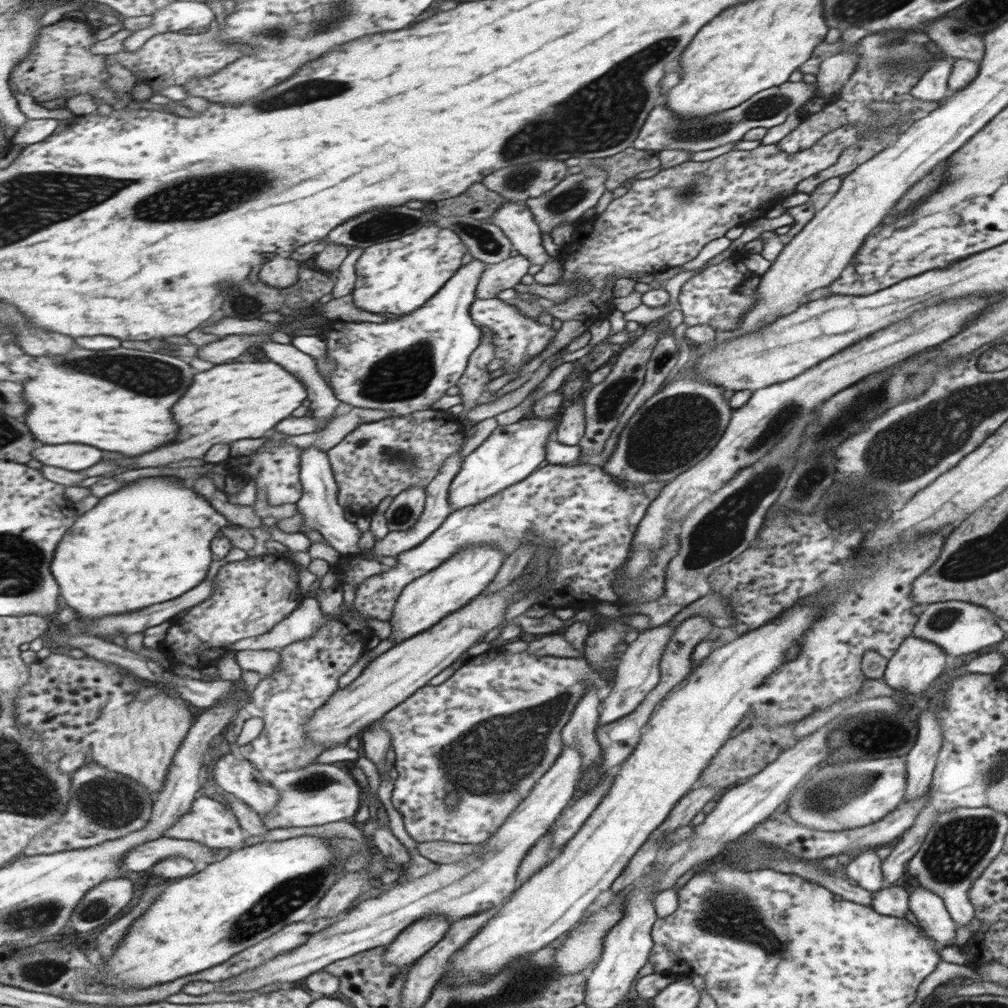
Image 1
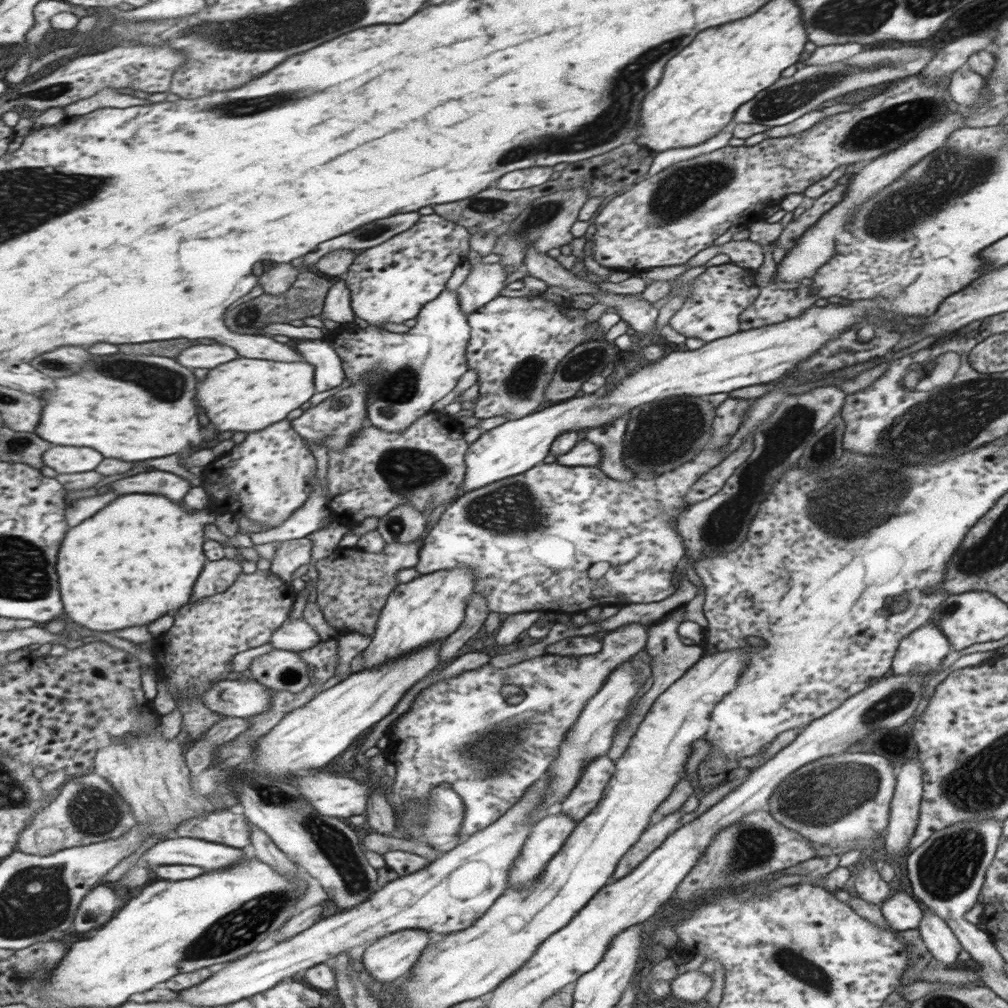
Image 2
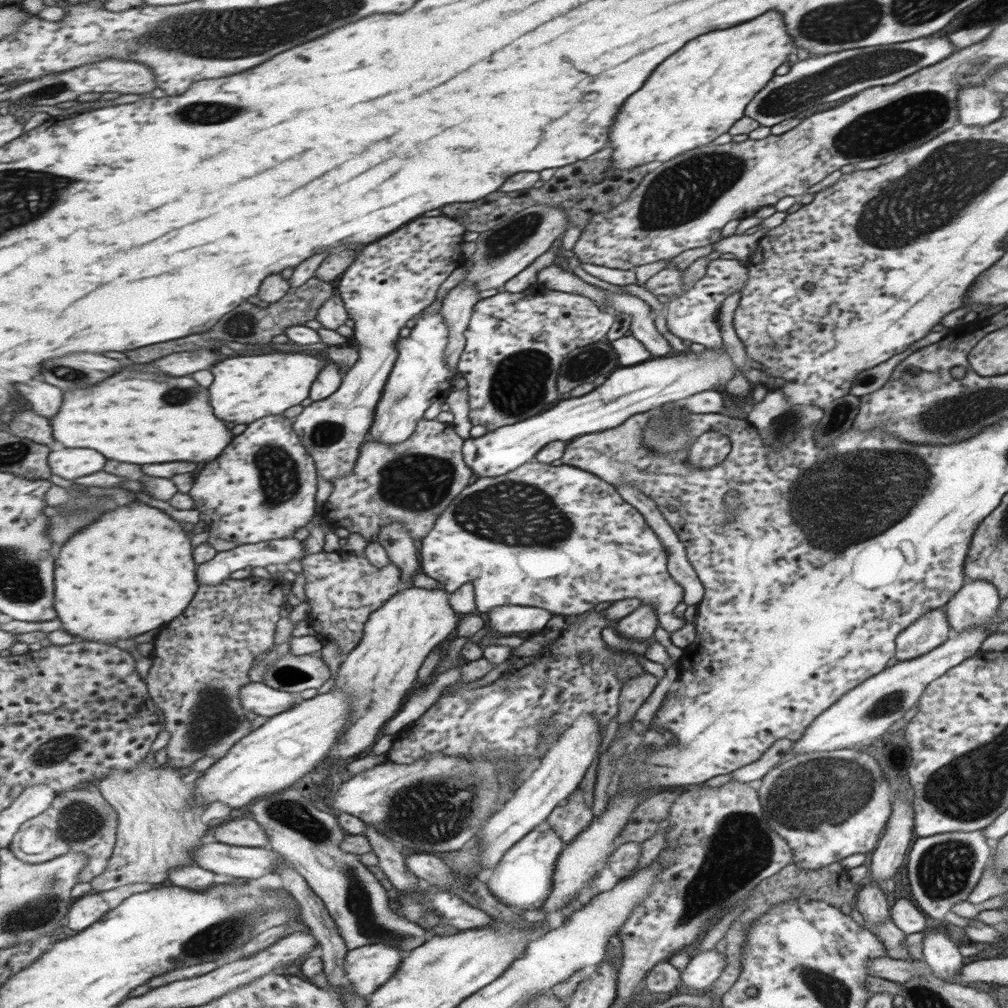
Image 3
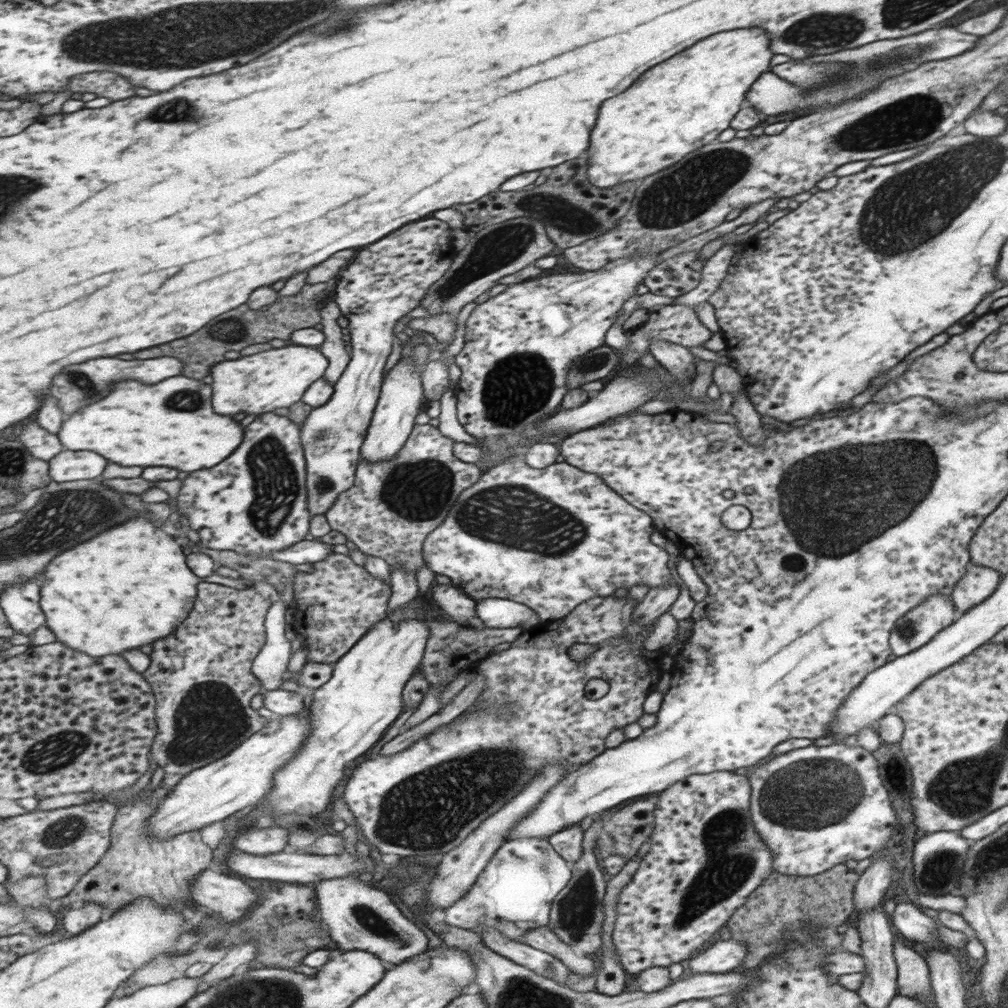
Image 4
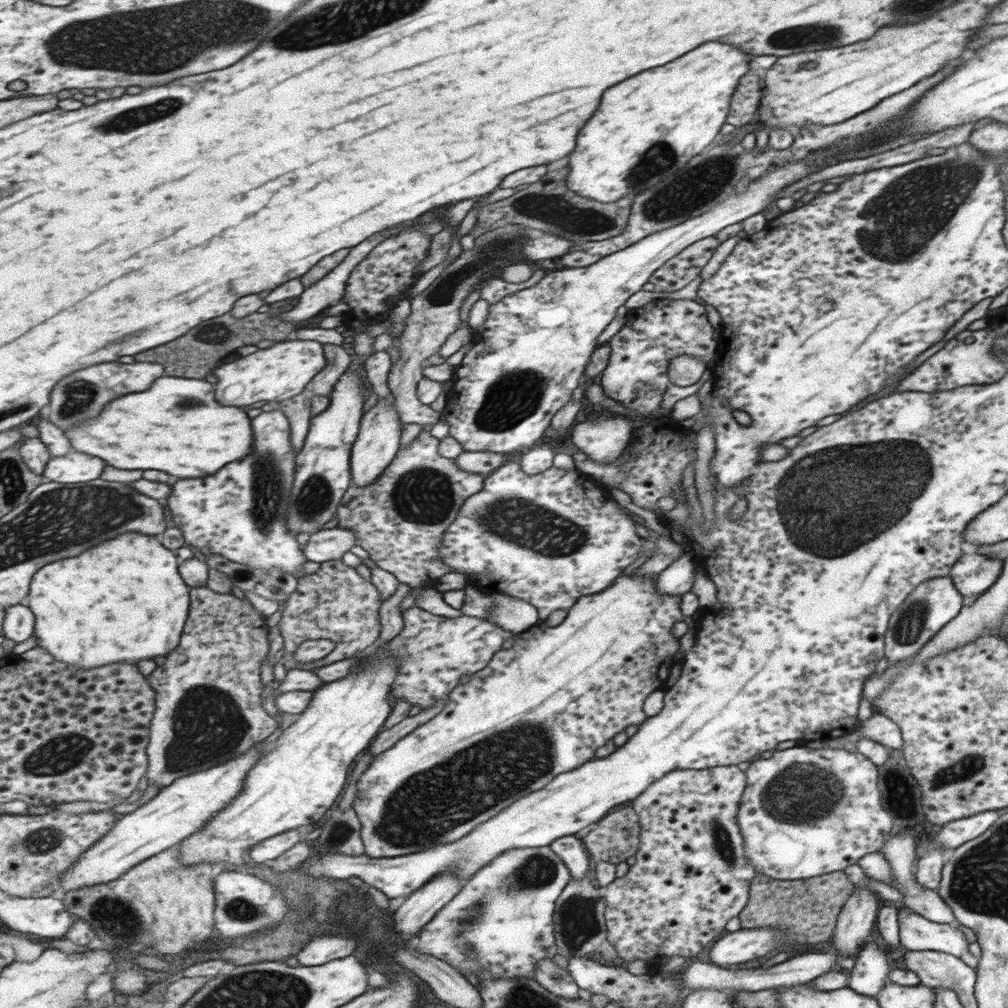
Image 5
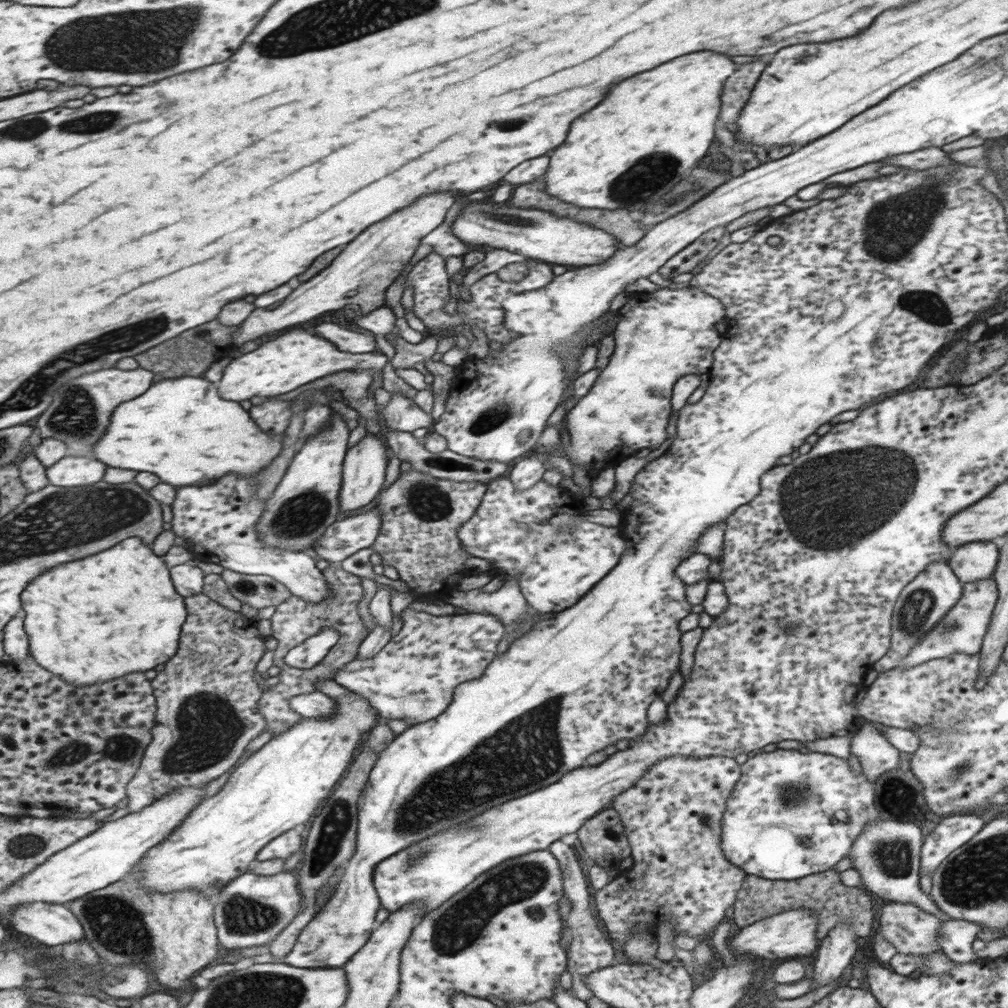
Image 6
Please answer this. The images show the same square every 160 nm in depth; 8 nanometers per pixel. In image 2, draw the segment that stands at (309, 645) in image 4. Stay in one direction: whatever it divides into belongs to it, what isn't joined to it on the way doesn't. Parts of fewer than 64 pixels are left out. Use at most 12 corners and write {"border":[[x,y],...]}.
{"border":[[421,538],[379,554],[338,547],[315,562],[335,629],[371,635]]}

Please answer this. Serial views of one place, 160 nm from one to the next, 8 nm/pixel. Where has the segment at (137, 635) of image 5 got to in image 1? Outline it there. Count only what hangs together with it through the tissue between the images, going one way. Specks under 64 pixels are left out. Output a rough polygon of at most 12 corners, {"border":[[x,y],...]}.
{"border":[[141,478],[53,558],[87,618],[207,578],[227,518],[177,478]]}

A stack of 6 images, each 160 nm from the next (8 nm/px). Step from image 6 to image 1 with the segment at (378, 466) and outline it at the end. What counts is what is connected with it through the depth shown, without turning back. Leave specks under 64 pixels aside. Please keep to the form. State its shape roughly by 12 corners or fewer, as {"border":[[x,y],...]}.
{"border":[[467,262],[409,315],[328,323],[329,383],[391,417],[429,409],[482,340]]}

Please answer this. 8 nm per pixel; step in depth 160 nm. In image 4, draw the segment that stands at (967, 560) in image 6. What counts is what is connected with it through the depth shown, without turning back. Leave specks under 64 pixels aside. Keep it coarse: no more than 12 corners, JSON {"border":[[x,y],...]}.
{"border":[[969,564],[949,597],[963,615],[989,599],[1001,574]]}

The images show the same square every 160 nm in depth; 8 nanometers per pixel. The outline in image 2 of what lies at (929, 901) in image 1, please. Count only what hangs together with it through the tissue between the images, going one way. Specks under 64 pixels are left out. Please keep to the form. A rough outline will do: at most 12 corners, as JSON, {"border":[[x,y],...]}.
{"border":[[923,908],[918,932],[931,958],[945,967],[959,954],[949,925]]}

